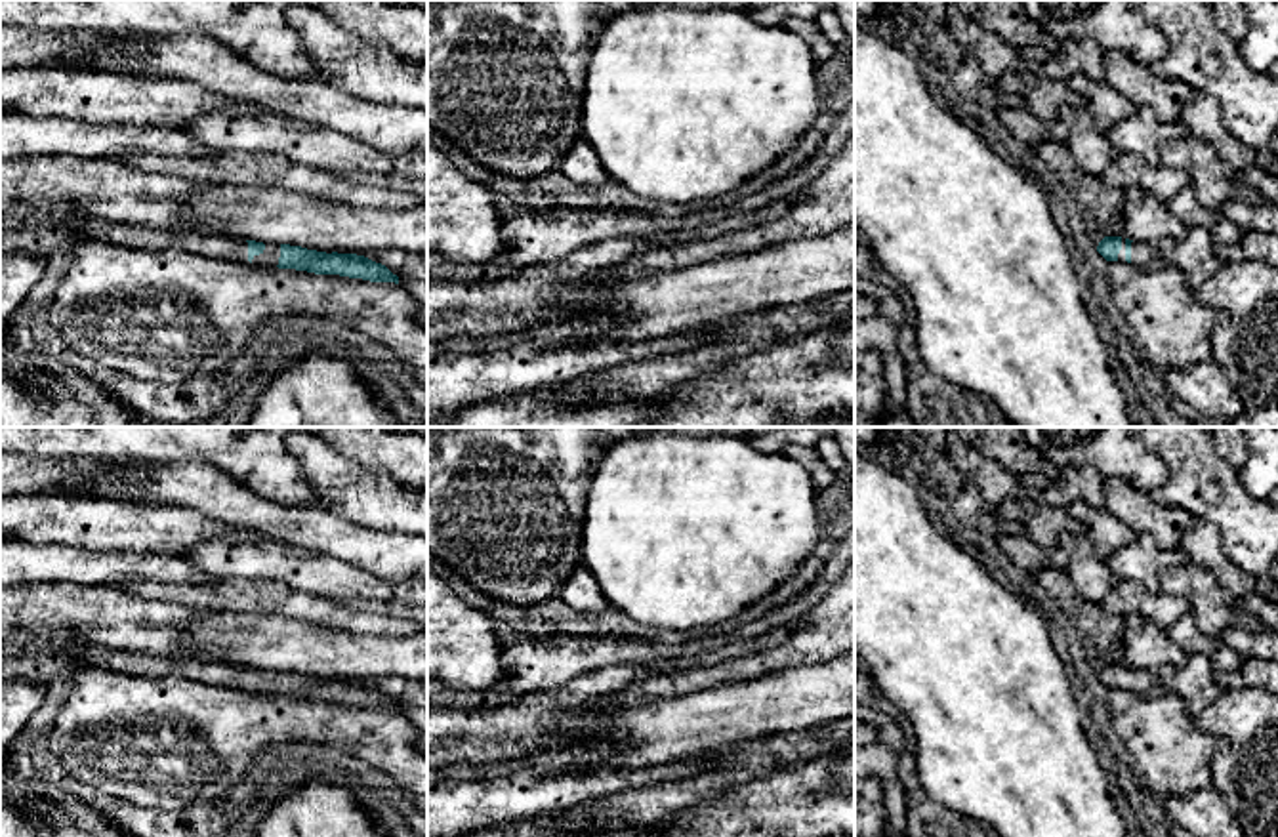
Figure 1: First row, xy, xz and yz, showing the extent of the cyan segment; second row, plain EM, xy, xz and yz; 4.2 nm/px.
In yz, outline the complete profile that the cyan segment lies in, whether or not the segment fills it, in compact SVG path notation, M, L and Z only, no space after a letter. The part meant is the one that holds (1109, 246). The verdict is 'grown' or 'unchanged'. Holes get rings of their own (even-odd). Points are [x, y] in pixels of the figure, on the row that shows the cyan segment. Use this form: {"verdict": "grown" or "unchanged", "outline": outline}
{"verdict": "grown", "outline": "M1104 236L1097 252L1106 261L1127 261L1146 271L1158 269L1164 263L1156 246L1135 242L1125 236Z"}

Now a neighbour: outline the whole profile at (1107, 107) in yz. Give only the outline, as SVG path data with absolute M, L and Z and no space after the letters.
M1076 72L1066 82L1070 92L1082 95L1087 101L1087 109L1103 133L1129 118L1137 109L1135 103L1118 93L1104 80L1091 80L1089 76Z

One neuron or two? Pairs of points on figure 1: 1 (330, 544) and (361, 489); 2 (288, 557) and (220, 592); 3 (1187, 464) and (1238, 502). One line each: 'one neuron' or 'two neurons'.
1: two neurons
2: two neurons
3: one neuron

